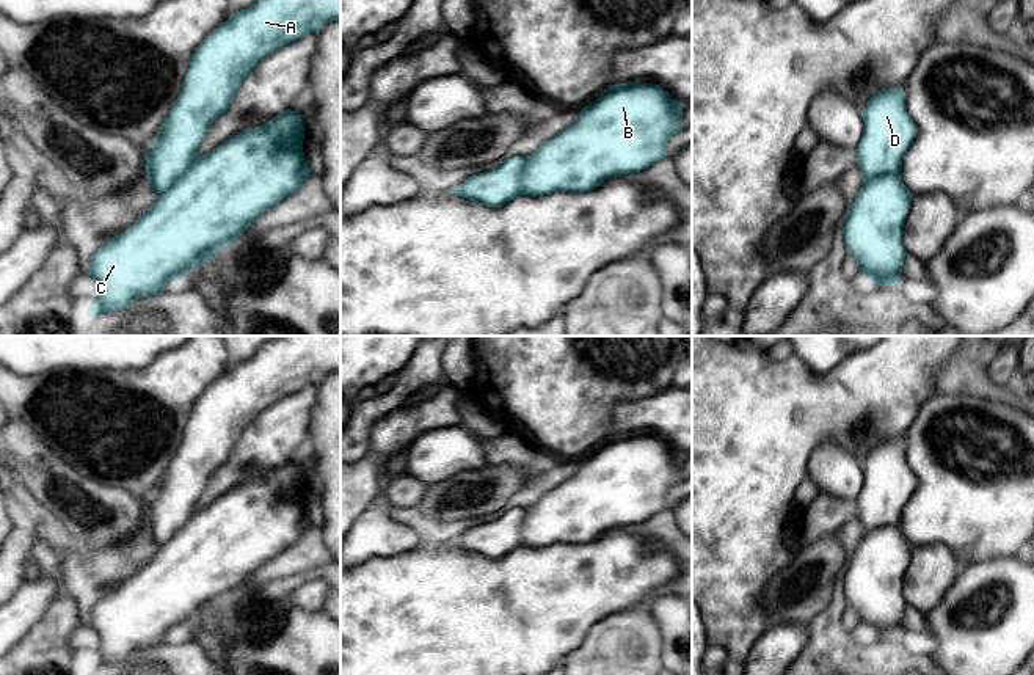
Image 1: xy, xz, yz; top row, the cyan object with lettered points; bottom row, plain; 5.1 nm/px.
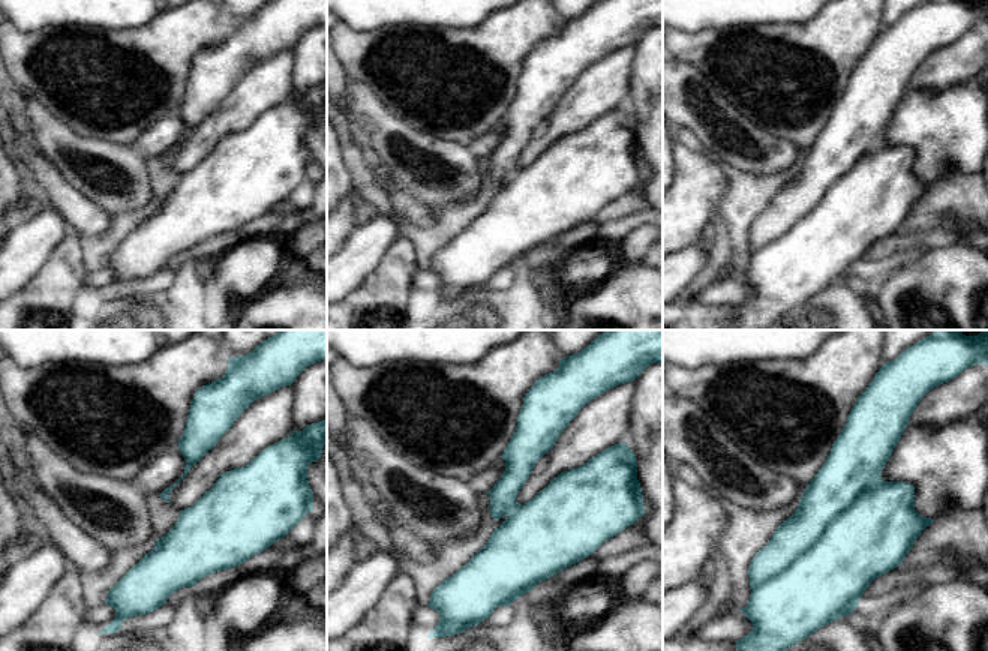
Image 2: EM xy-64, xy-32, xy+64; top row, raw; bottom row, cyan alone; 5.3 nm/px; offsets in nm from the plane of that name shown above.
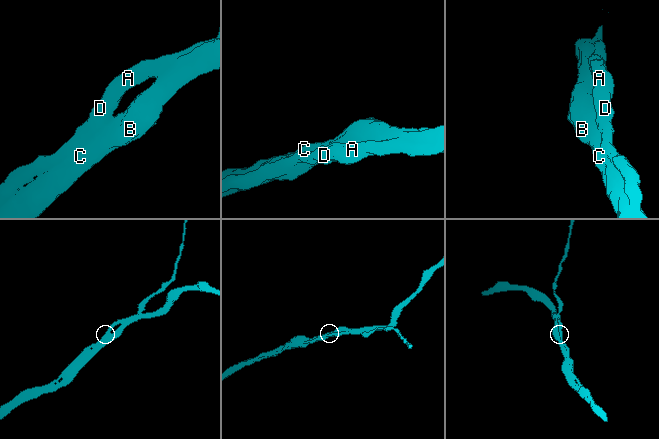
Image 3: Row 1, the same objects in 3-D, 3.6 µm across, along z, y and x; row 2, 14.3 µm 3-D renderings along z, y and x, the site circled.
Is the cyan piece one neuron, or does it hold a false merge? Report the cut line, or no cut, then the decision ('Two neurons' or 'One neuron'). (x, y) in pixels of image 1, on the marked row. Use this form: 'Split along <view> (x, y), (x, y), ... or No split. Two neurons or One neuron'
No split. One neuron

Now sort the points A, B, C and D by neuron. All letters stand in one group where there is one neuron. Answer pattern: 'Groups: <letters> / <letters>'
Groups: A B C D

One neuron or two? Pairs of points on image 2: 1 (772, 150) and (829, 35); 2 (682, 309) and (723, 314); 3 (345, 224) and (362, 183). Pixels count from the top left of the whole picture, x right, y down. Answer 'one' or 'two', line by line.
1: two
2: one
3: one

